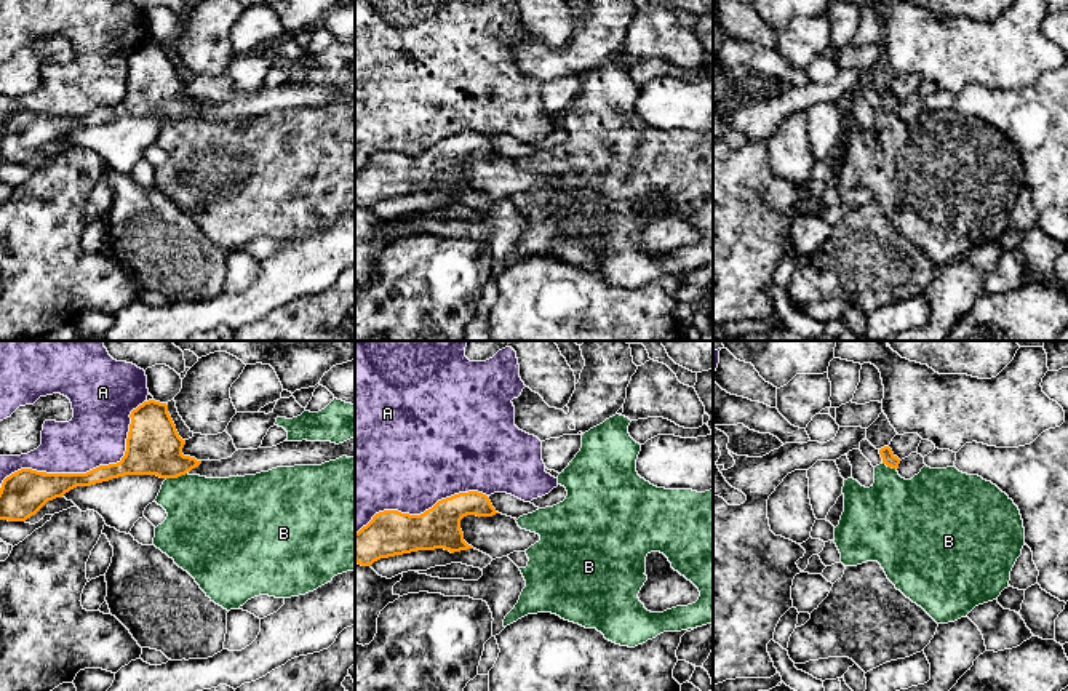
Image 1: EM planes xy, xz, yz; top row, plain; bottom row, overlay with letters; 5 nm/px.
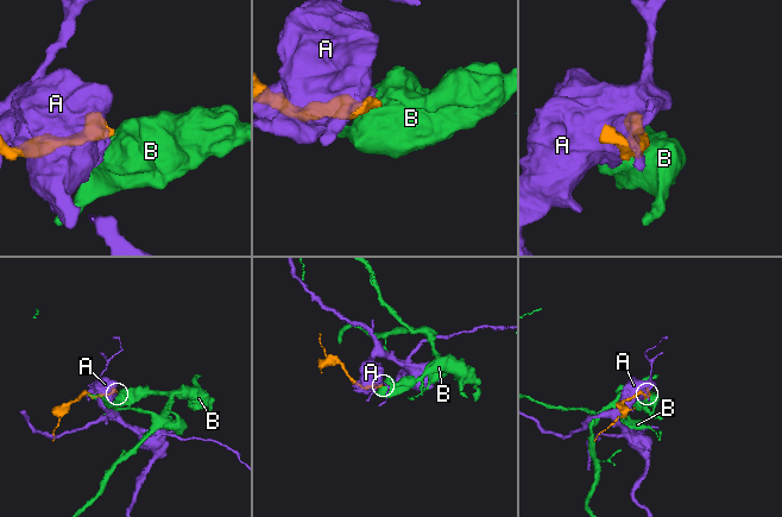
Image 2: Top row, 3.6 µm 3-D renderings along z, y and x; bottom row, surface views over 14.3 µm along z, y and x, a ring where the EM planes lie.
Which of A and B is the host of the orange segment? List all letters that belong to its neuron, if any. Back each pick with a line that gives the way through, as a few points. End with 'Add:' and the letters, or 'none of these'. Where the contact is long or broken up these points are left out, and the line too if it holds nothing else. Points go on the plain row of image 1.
B: Path across: xy (154, 88), (175, 111), (176, 119), (179, 131), (205, 159)
Add: B

